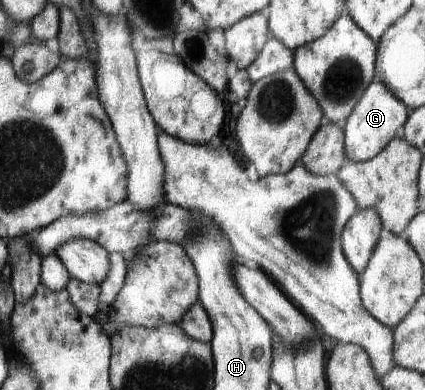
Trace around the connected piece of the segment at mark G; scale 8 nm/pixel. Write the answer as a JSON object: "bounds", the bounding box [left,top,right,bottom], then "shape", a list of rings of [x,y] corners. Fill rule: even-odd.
{"bounds":[342,72,408,162],"shape":[[[377,72],[342,125],[346,157],[352,162],[368,162],[378,156],[392,142],[397,130],[405,125],[408,115],[406,106],[386,88],[382,75]]]}

